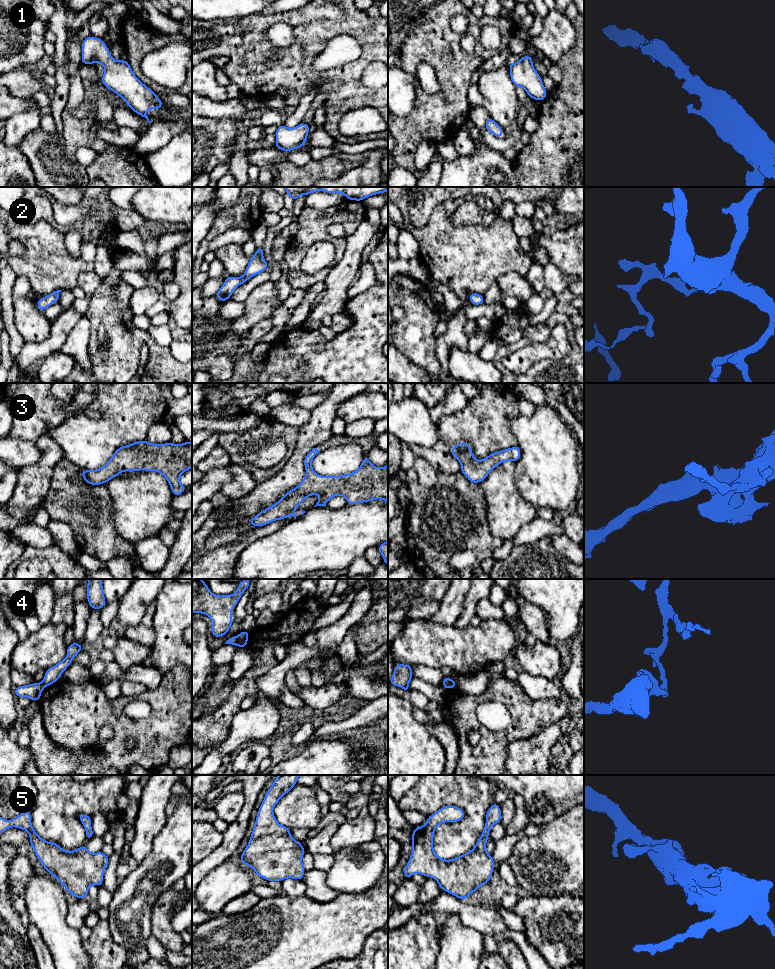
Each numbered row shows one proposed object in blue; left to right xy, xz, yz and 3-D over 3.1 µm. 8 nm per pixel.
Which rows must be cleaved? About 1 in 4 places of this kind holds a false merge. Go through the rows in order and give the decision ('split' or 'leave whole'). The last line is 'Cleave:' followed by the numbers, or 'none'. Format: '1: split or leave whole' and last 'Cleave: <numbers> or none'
1: leave whole
2: leave whole
3: leave whole
4: split
5: leave whole
Cleave: 4

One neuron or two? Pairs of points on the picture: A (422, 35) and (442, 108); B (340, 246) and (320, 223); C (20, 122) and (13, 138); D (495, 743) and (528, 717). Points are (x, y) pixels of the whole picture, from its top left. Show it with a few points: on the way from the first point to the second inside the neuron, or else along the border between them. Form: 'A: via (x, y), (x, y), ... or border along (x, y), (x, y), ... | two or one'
A: via (440, 53), (446, 59), (446, 90) | one
B: via (334, 240), (321, 229) | one
C: via (19, 126), (15, 134) | one
D: via (503, 738), (506, 738), (520, 725) | one

